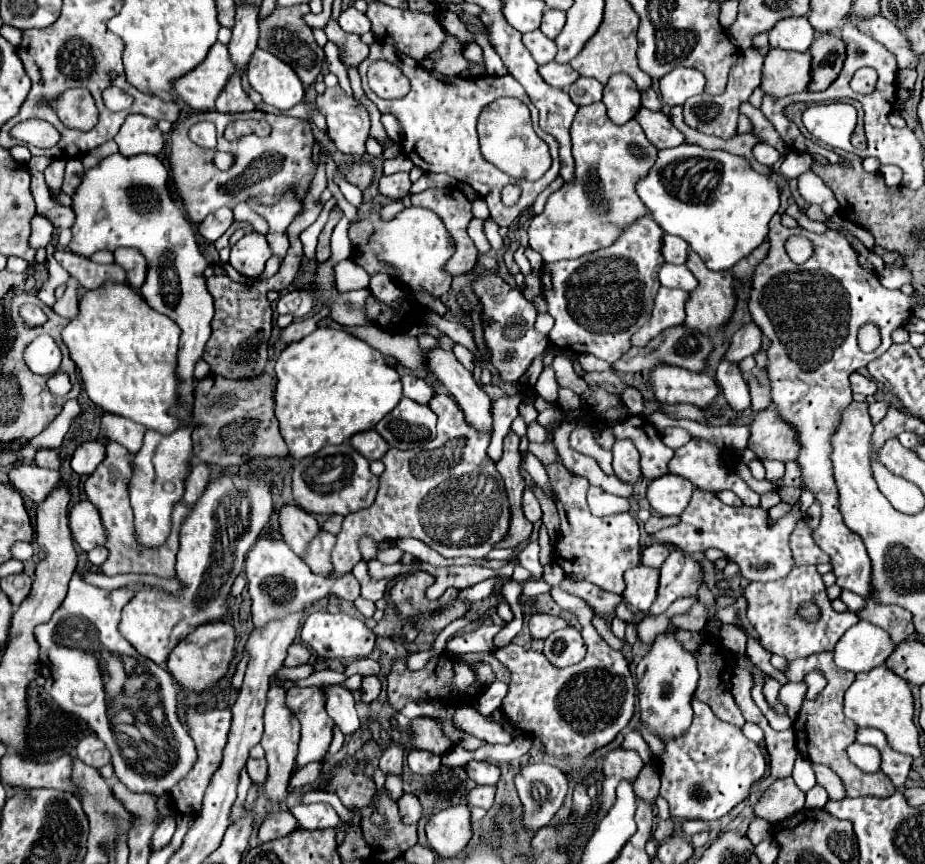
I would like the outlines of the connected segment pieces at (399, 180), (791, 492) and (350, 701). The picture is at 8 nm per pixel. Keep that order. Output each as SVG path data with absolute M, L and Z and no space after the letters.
M401 171L395 175L383 175L379 179L379 193L389 197L389 199L403 199L409 193L411 181L409 181L409 173Z
M784 487L778 491L778 494L783 502L793 506L799 501L801 492L800 488Z
M325 685L321 687L321 691L325 697L325 709L331 715L331 719L337 723L337 727L345 735L355 733L361 727L361 723L355 711L355 699L351 691L341 685Z

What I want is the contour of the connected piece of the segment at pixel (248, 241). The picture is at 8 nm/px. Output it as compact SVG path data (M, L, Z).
M247 233L243 239L239 239L231 247L231 259L229 263L247 279L257 279L263 269L267 259L271 257L271 249L265 241L263 235L259 233Z

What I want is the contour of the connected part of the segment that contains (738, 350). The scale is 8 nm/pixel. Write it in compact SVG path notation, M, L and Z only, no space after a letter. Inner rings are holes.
M753 321L751 323L745 323L733 335L731 345L729 345L727 353L725 353L725 359L733 361L733 363L739 363L741 359L757 353L759 347L761 347L761 337L763 337L763 333L761 333L761 329Z

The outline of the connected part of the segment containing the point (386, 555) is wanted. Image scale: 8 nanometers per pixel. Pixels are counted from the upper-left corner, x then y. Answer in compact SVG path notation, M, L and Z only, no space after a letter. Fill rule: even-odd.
M391 547L391 549L381 551L381 553L377 555L377 559L379 559L381 563L397 563L401 557L403 557L403 551L401 551L399 547Z

